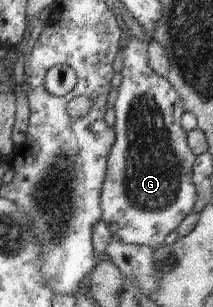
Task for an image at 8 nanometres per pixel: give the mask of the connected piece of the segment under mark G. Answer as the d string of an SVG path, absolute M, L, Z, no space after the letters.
M124 31L121 82L114 100L112 125L114 142L106 157L105 175L100 191L100 219L107 226L111 236L121 243L133 246L159 247L165 235L175 231L183 218L191 212L196 200L193 188L192 165L195 156L186 144L186 132L180 126L184 112L181 98L166 78L158 76L147 63L146 45Z

